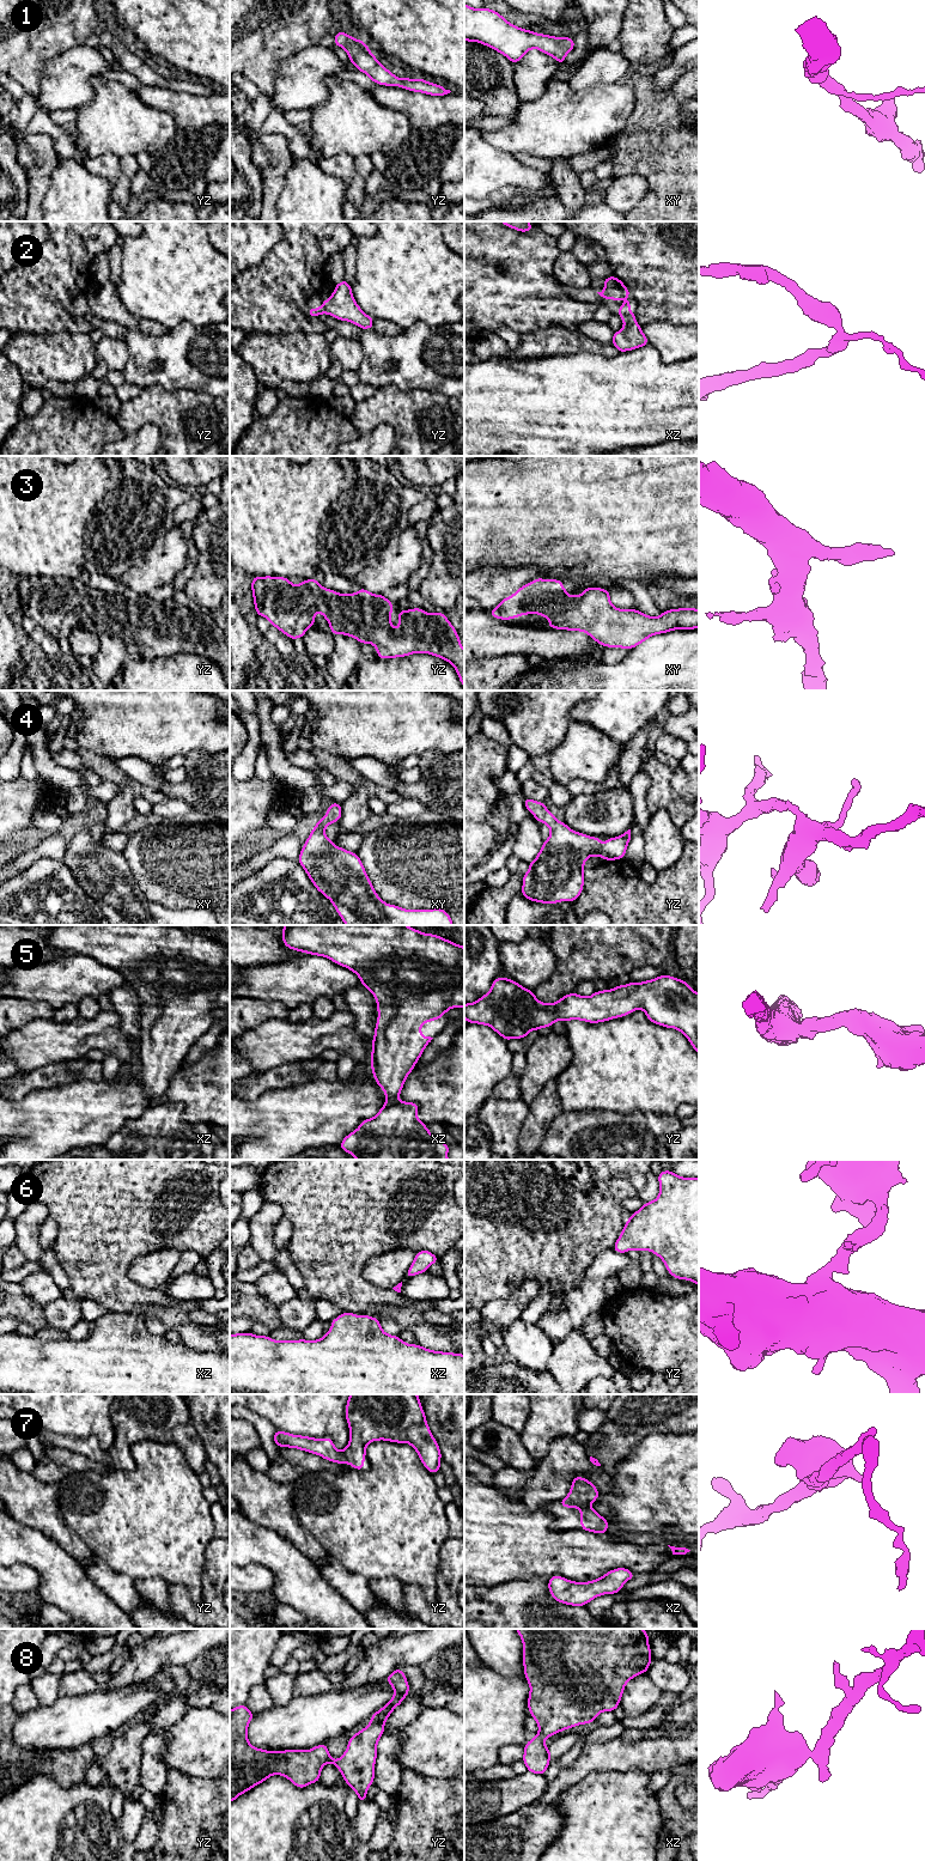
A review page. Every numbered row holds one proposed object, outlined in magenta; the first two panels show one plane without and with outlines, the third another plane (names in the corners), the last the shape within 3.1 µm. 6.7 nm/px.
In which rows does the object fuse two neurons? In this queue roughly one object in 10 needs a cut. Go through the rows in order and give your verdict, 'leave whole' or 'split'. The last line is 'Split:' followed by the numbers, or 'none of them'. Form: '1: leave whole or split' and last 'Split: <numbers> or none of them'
1: leave whole
2: leave whole
3: leave whole
4: leave whole
5: leave whole
6: leave whole
7: leave whole
8: leave whole
Split: none of them

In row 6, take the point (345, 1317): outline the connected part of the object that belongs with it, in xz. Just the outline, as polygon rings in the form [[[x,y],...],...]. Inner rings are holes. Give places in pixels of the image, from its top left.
[[[343,1312],[330,1321],[331,1327],[317,1340],[274,1340],[250,1332],[230,1334],[230,1394],[464,1394],[464,1355],[434,1351],[418,1344],[407,1344],[398,1336],[382,1330],[381,1321],[370,1315]]]

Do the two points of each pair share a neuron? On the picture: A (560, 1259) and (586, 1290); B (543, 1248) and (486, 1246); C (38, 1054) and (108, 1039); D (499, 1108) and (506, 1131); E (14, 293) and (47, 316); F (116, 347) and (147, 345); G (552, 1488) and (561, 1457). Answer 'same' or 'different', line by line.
A: different
B: same
C: same
D: same
E: same
F: different
G: same

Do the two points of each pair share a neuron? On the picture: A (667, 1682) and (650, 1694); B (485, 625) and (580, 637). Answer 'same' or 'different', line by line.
A: different
B: same

